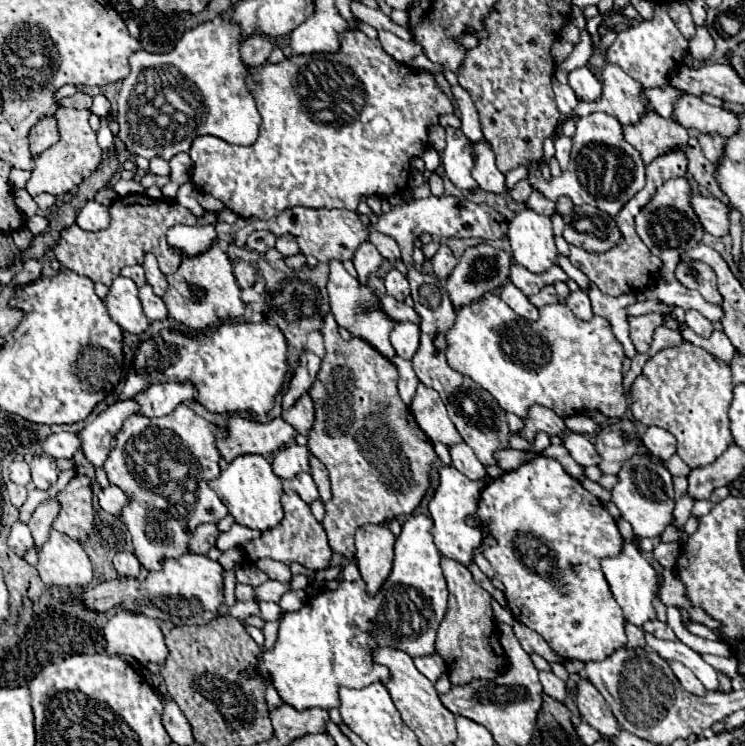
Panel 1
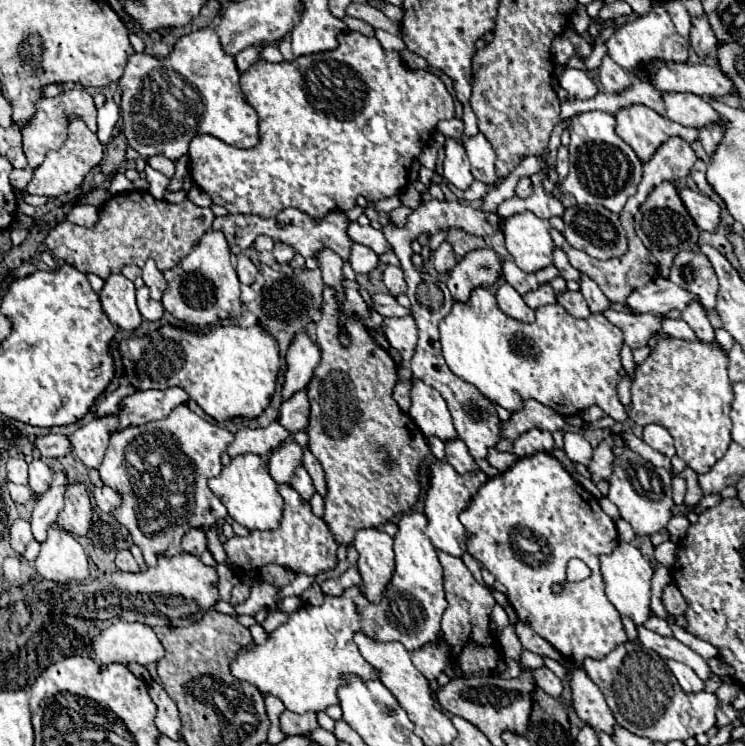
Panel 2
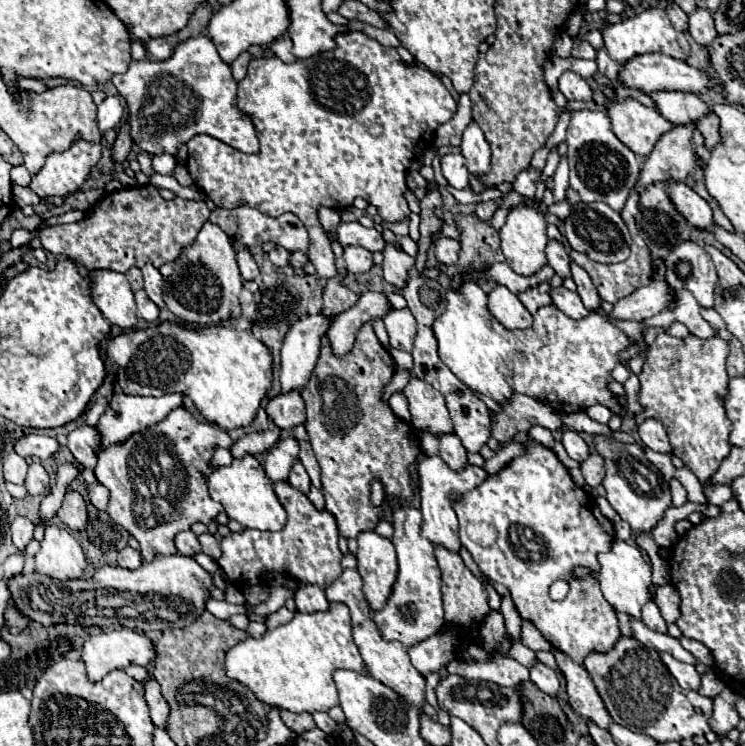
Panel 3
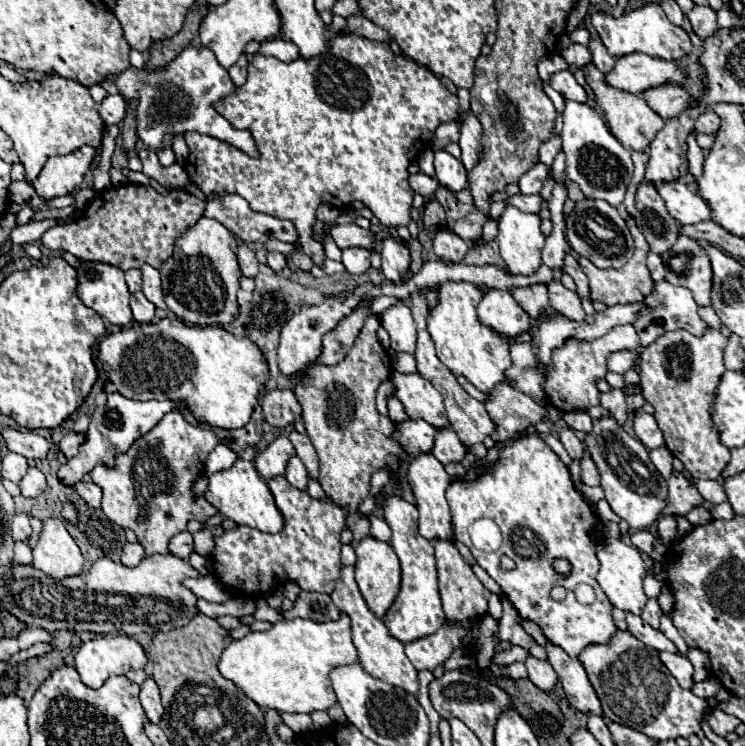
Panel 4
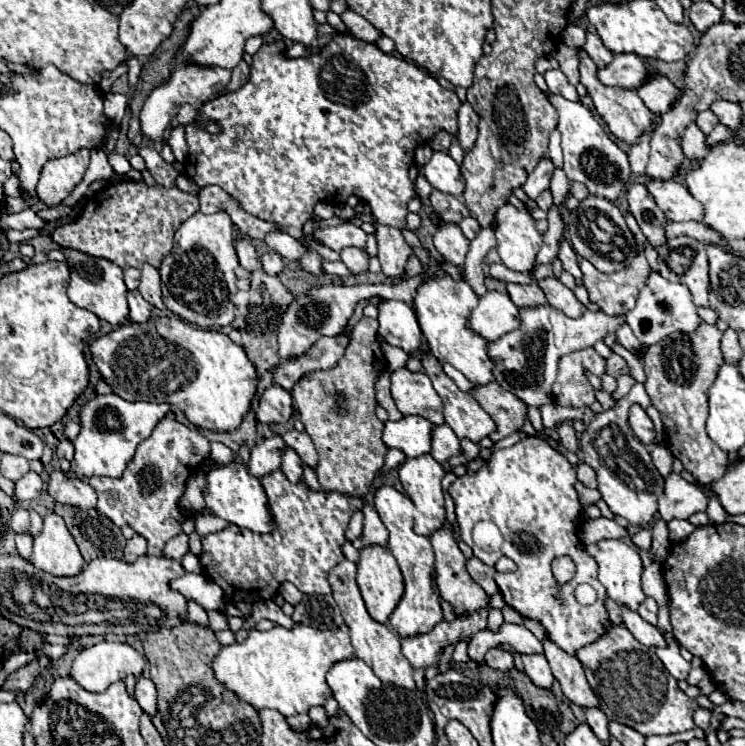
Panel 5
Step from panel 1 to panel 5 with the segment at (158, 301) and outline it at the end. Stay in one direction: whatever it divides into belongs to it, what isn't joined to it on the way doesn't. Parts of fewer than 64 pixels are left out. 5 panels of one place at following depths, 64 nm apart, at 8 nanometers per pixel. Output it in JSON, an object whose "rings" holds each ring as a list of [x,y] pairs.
{"rings":[[[138,290],[128,294],[128,304],[130,304],[130,320],[144,324],[152,316],[152,306],[142,298]]]}

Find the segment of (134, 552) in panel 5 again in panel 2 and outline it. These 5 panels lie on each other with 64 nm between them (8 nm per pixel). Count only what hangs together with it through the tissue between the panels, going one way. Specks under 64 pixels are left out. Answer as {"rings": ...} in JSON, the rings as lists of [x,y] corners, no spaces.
{"rings":[[[120,550],[116,554],[116,568],[122,572],[138,572],[138,562],[130,554],[130,550]]]}

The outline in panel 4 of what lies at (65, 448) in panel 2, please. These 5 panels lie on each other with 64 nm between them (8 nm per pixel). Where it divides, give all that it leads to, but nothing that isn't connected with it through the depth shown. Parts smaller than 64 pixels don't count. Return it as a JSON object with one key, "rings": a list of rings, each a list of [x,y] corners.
{"rings":[[[2,428],[2,436],[8,442],[10,452],[22,454],[24,458],[32,458],[32,460],[42,460],[46,458],[46,454],[52,448],[52,442],[48,438],[42,438],[30,430],[12,430],[12,428]]]}

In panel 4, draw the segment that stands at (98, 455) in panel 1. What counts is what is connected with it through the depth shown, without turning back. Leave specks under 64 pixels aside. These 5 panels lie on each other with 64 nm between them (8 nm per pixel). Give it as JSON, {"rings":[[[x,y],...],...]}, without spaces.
{"rings":[[[68,432],[68,434],[60,440],[62,454],[64,454],[66,458],[74,458],[74,456],[78,454],[78,448],[80,448],[82,440],[84,440],[84,434],[80,434],[80,432]]]}

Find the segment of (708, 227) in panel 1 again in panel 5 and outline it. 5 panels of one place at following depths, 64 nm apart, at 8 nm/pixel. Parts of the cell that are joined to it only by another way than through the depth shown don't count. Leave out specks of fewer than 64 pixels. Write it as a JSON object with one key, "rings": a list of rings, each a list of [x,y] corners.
{"rings":[[[648,180],[646,188],[654,196],[656,204],[666,212],[666,216],[674,222],[702,220],[704,206],[688,192],[682,182],[676,180]]]}

